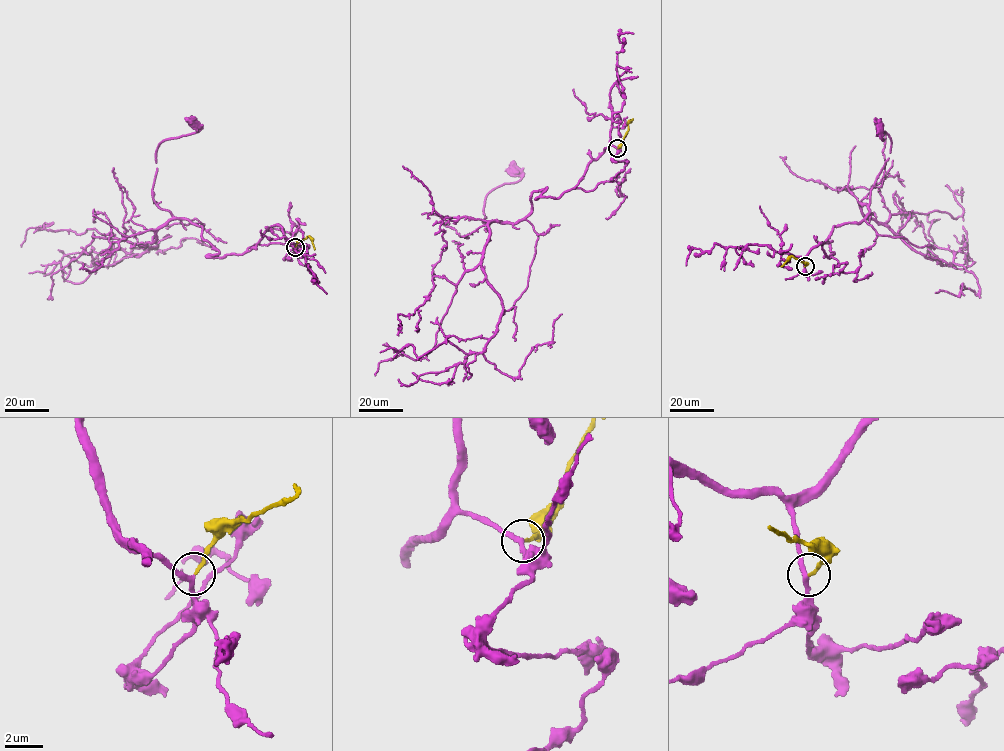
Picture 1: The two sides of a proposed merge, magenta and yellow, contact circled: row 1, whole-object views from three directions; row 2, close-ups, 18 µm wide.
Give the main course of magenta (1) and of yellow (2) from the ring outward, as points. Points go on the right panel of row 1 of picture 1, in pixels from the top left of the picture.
1: (804, 266), (821, 242), (824, 255), (834, 254), (825, 242), (833, 228), (869, 212), (890, 151), (879, 127)
2: (804, 266), (806, 263), (792, 256), (781, 266)

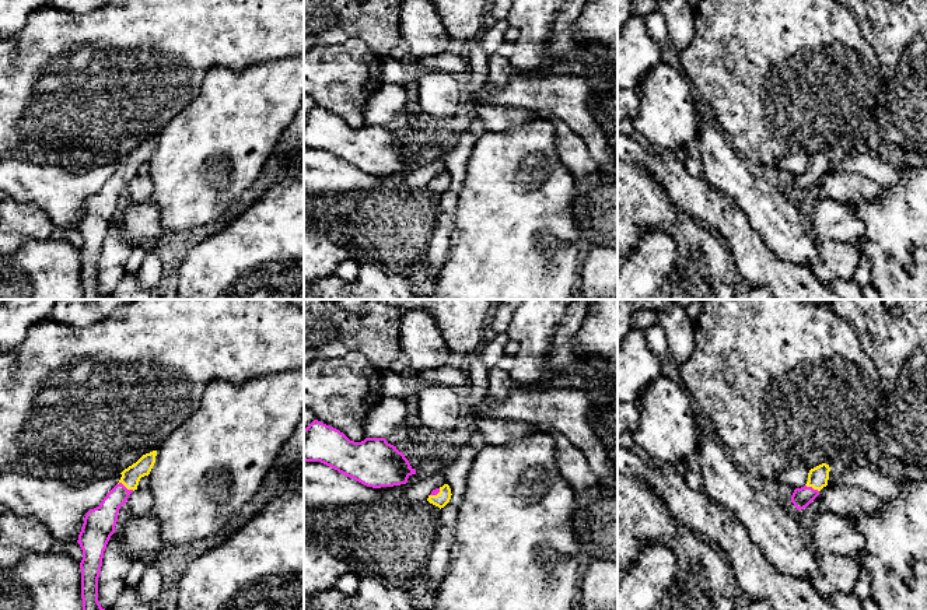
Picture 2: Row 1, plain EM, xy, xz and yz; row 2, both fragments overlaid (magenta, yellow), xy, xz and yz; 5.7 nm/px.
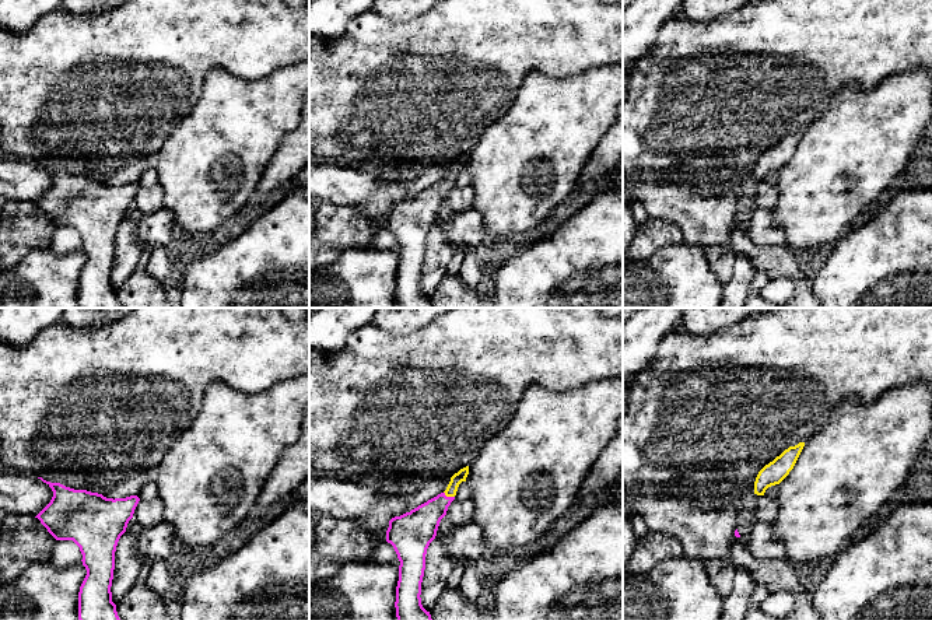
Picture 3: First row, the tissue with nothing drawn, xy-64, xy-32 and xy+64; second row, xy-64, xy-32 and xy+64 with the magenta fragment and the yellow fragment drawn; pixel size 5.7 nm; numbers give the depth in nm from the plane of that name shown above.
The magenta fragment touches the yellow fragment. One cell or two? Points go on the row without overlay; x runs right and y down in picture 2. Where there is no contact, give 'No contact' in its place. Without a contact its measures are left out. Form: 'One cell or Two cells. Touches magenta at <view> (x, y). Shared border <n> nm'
One cell. Touches magenta at xy (125, 174). Shared border 100 nm

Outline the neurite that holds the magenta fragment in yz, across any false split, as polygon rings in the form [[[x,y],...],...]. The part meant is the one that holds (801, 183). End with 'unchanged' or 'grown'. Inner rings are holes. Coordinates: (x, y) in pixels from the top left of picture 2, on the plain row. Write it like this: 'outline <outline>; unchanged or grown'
outline [[[826,150],[809,157],[807,171],[795,175],[791,182],[791,189],[798,197],[807,194],[819,182],[819,178],[828,172],[829,158],[830,154]]]; grown

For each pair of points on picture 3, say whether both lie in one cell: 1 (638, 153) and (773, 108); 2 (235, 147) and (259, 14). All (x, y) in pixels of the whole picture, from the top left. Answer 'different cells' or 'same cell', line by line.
1: same cell
2: different cells

